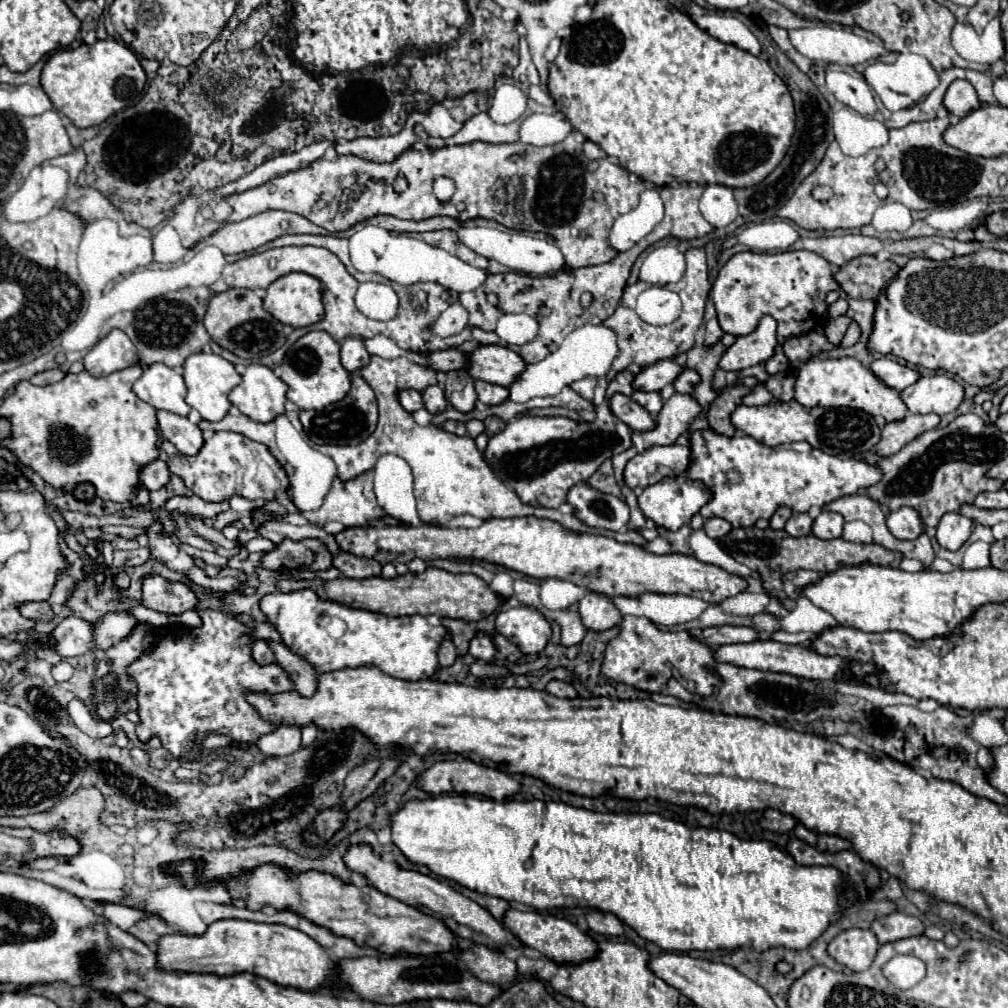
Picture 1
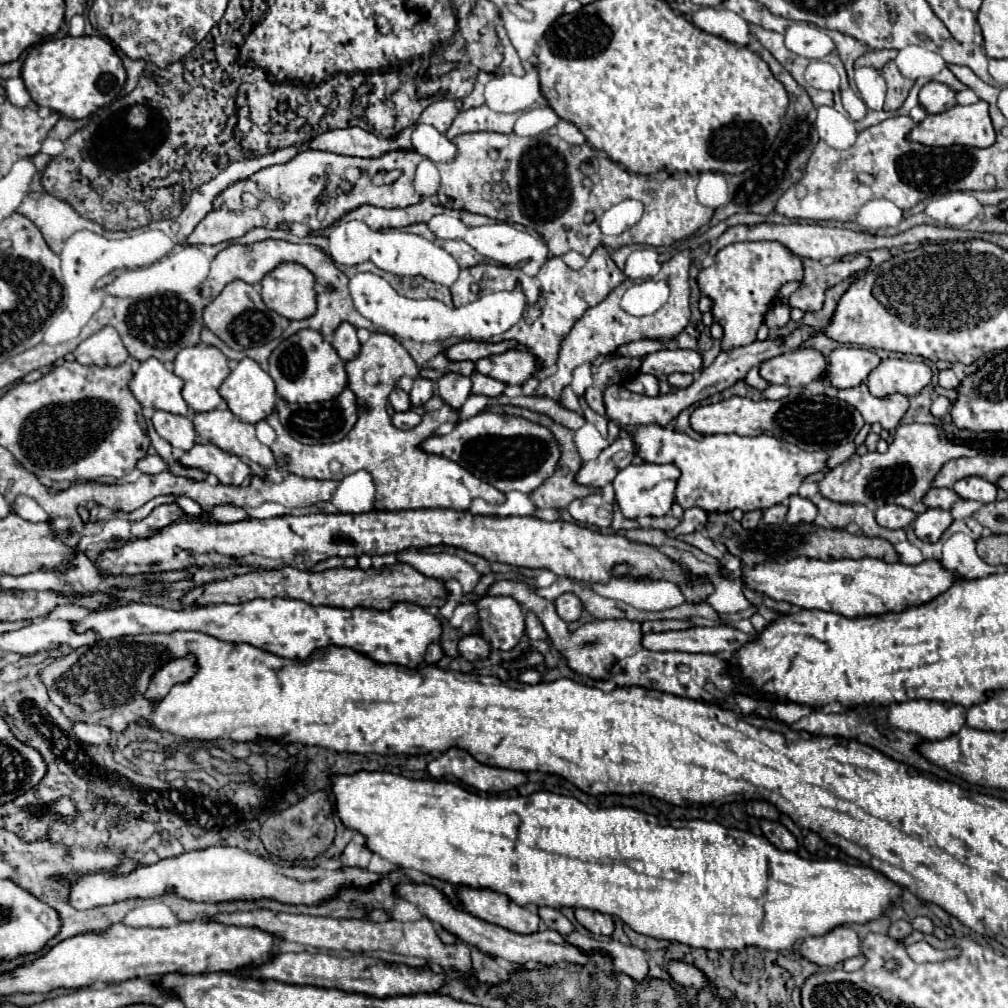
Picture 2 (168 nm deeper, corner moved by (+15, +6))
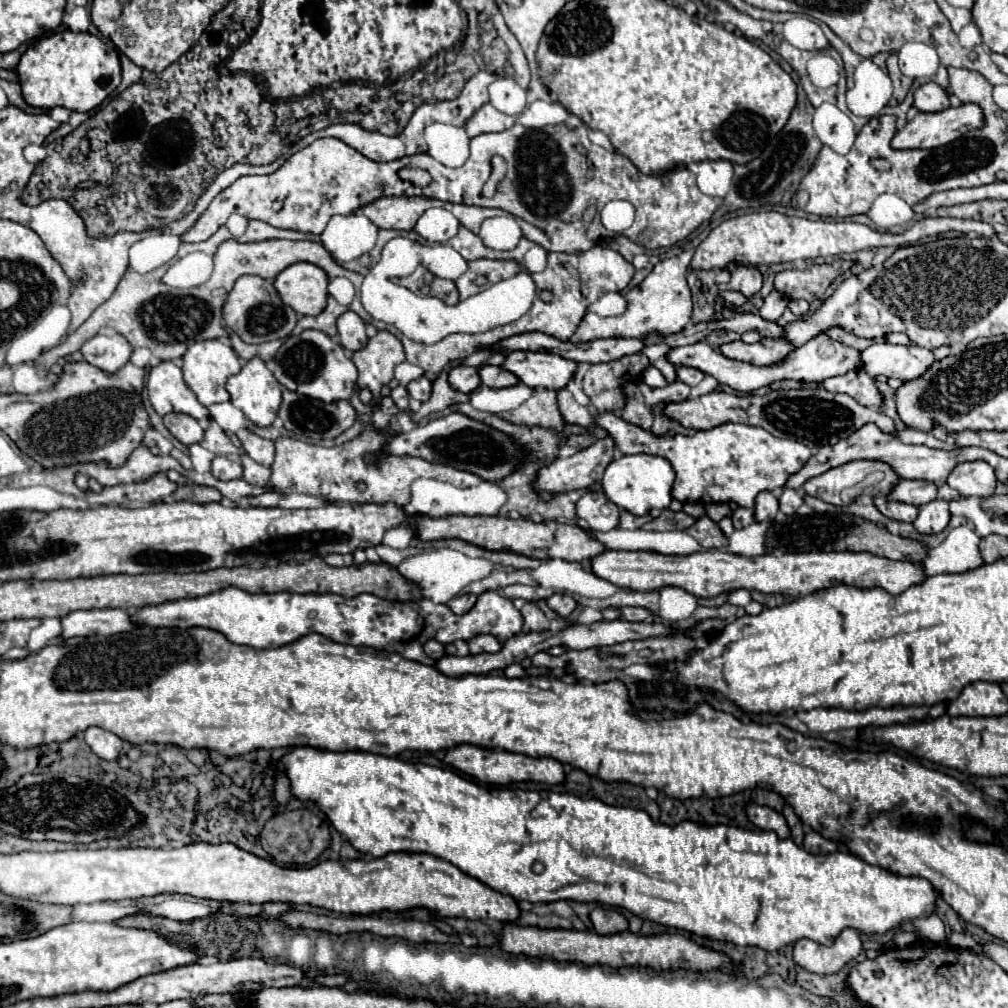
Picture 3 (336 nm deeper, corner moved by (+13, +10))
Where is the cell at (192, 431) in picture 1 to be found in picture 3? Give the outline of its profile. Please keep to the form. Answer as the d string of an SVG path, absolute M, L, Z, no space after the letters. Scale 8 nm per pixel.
M178 412L166 414L164 416L164 426L186 446L196 444L204 438L204 430L202 430L200 422L194 420L192 416L188 416L188 414L178 414Z

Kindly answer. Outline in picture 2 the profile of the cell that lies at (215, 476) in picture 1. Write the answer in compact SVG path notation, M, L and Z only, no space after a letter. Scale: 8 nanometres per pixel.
M194 444L194 448L190 448L190 452L186 452L178 462L186 468L214 474L222 484L228 486L242 486L252 478L252 470L242 458L224 452L214 444Z

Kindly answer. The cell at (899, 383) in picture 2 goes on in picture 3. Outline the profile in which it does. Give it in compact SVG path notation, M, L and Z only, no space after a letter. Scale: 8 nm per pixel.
M874 342L860 352L860 362L872 378L884 374L886 378L910 380L918 378L918 374L924 374L934 362L934 356L930 350L916 344L898 346L888 342Z

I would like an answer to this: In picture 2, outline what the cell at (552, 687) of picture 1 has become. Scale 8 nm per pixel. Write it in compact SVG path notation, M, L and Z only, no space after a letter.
M528 668L528 670L522 670L518 674L518 680L524 682L524 684L540 684L542 682L542 674L536 668Z

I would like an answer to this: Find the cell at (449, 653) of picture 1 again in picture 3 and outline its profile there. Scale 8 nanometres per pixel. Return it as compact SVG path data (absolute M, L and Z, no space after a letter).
M428 640L426 644L424 644L424 652L432 658L432 660L438 660L438 658L442 658L446 652L444 652L444 644L440 644L440 642L436 642L436 640Z

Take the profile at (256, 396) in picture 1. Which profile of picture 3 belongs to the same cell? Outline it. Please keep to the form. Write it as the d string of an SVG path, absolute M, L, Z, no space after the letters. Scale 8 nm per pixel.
M252 358L226 382L230 402L256 426L270 426L282 402L282 384L260 358Z

